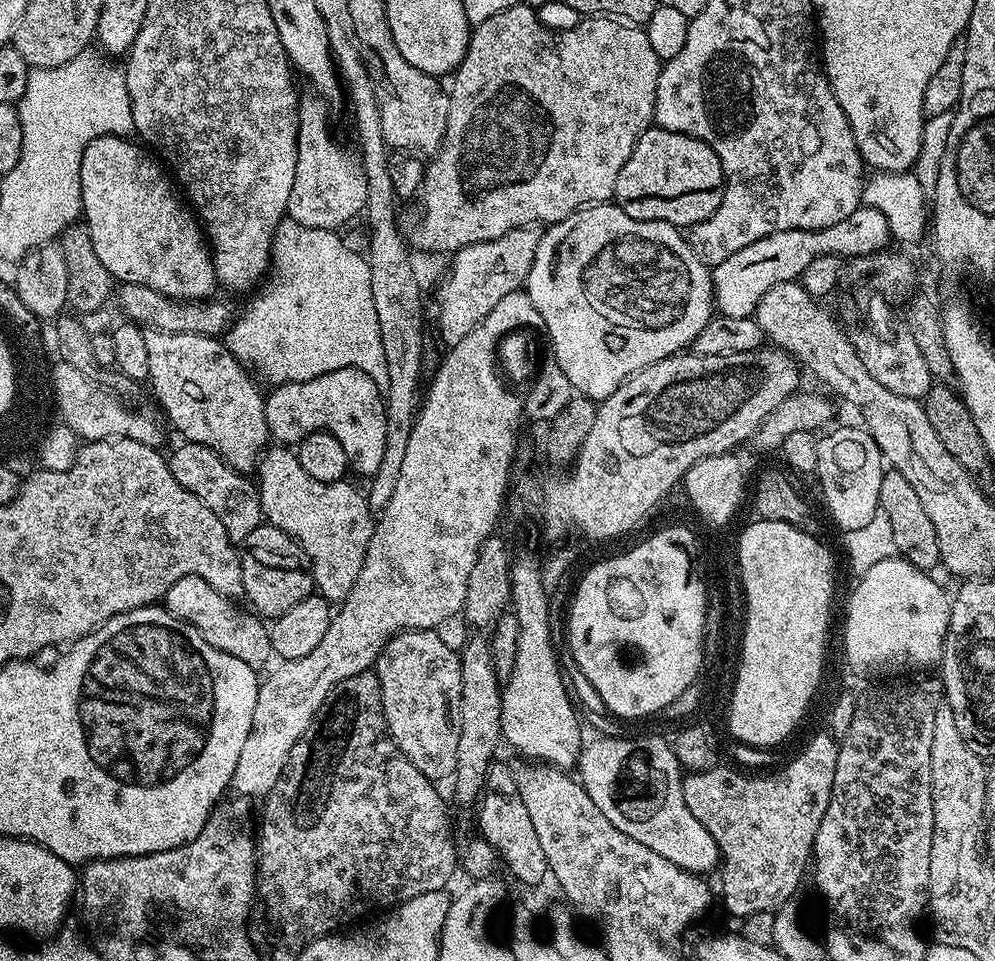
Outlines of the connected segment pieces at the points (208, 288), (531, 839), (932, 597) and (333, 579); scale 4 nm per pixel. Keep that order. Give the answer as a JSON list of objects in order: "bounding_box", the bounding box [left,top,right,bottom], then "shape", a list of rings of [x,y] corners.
[{"bounding_box":[80,136,218,302],"shape":[[[99,136],[88,143],[82,154],[80,202],[82,220],[90,234],[90,242],[94,242],[98,259],[102,266],[106,266],[113,281],[150,286],[150,290],[158,290],[177,302],[203,301],[211,297],[208,295],[212,291],[217,291],[218,285],[210,244],[202,231],[202,225],[166,175],[165,169],[139,143],[131,144],[130,141],[123,136]]]},{"bounding_box":[478,763,549,884],"shape":[[[493,763],[488,769],[488,777],[484,783],[484,791],[478,801],[480,808],[479,835],[487,840],[496,852],[497,857],[508,867],[508,872],[520,884],[540,884],[544,876],[549,875],[546,853],[534,830],[534,821],[526,810],[526,802],[522,802],[522,794],[518,794],[516,777],[511,767]]]},{"bounding_box":[844,556,951,680],"shape":[[[900,556],[876,562],[861,575],[861,581],[848,602],[844,626],[844,654],[849,668],[856,675],[873,680],[890,678],[892,674],[937,667],[943,660],[951,599],[930,576]]]},{"bounding_box":[258,446,374,602],"shape":[[[272,446],[265,451],[258,465],[259,476],[264,520],[300,545],[312,569],[315,591],[329,602],[343,602],[362,570],[372,537],[374,513],[368,508],[365,493],[356,492],[347,479],[327,484],[310,478],[288,446]]]}]

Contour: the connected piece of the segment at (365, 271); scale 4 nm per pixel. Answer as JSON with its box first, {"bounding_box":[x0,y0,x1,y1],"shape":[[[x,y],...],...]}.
{"bounding_box":[226,219,387,389],"shape":[[[285,219],[276,227],[272,237],[272,258],[270,261],[270,279],[263,285],[264,293],[241,314],[240,317],[231,321],[226,332],[226,343],[231,352],[236,355],[236,359],[241,364],[247,366],[261,381],[269,380],[269,385],[279,386],[281,384],[297,384],[318,378],[322,374],[330,374],[330,370],[342,370],[343,368],[357,368],[358,370],[370,374],[374,382],[381,388],[387,389],[387,366],[386,357],[382,350],[382,334],[378,332],[378,313],[374,310],[374,294],[370,286],[370,266],[363,255],[360,256],[352,248],[344,245],[344,240],[340,237],[339,231],[330,229],[310,229],[296,223],[295,220]]]}

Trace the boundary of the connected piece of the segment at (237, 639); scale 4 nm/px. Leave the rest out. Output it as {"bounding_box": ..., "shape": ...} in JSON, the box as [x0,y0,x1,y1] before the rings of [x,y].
{"bounding_box":[162,576,274,670],"shape":[[[197,576],[178,578],[178,582],[174,582],[174,586],[170,586],[170,590],[166,590],[162,604],[179,620],[185,620],[187,624],[194,625],[202,634],[202,638],[206,638],[206,642],[210,642],[210,646],[214,646],[234,658],[242,658],[242,662],[246,662],[246,666],[251,668],[264,670],[269,667],[268,659],[273,659],[274,656],[269,625],[259,615],[235,608],[232,605],[235,603],[229,597],[218,594],[218,590],[214,590],[214,586],[210,586],[210,582]]]}

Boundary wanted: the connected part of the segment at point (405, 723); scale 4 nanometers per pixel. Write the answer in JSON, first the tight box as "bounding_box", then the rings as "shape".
{"bounding_box":[374,628,462,782],"shape":[[[417,628],[399,632],[380,651],[374,665],[374,671],[380,683],[382,706],[384,707],[384,727],[387,735],[397,746],[400,753],[407,758],[426,779],[441,782],[447,778],[455,777],[458,766],[458,734],[460,726],[457,720],[457,709],[460,707],[462,694],[462,666],[460,665],[460,652],[452,649],[440,637],[436,630]]]}

